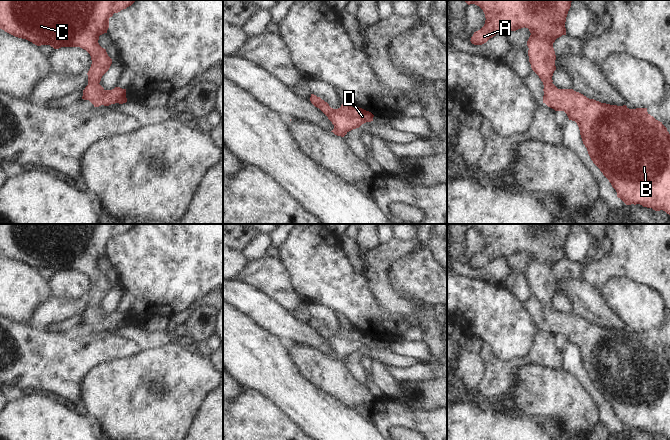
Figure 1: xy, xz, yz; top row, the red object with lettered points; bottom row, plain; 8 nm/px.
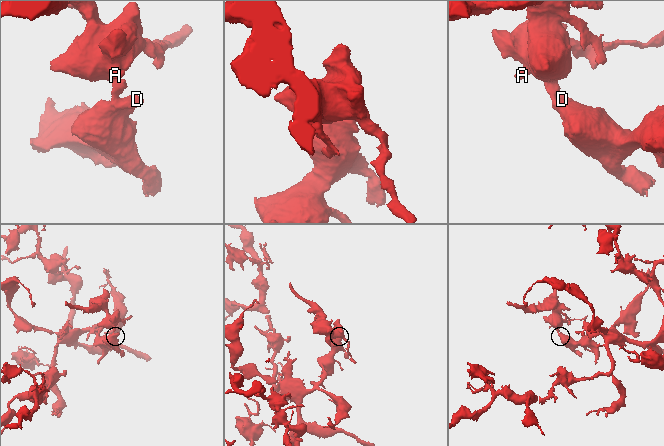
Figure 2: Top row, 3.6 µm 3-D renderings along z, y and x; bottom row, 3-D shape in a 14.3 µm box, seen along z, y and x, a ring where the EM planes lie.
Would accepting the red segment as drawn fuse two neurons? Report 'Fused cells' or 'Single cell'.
Single cell

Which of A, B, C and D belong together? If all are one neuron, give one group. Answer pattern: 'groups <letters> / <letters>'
groups A B C D

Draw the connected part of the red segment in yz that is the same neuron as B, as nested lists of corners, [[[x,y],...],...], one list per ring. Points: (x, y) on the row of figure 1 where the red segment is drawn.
[[[465,0],[465,2],[468,5],[475,4],[479,6],[483,10],[486,18],[484,26],[480,30],[474,32],[473,36],[471,37],[470,41],[474,45],[482,45],[498,33],[509,33],[510,31],[516,31],[524,27],[529,29],[531,33],[527,41],[527,46],[529,48],[528,50],[529,62],[531,64],[532,70],[539,76],[539,78],[543,82],[544,85],[543,103],[545,103],[548,107],[554,109],[555,111],[564,111],[567,114],[569,120],[575,121],[577,123],[583,144],[587,148],[591,160],[600,169],[603,175],[609,180],[612,187],[616,190],[618,198],[620,198],[626,205],[640,204],[643,207],[652,208],[655,211],[663,210],[670,215],[670,134],[667,131],[667,128],[662,124],[662,122],[656,120],[653,116],[651,116],[647,112],[647,108],[629,109],[626,105],[617,106],[617,105],[601,103],[594,99],[589,99],[583,94],[574,91],[573,89],[558,89],[552,83],[553,82],[552,76],[554,71],[556,70],[555,66],[556,55],[553,48],[553,43],[557,38],[561,37],[562,35],[566,35],[565,22],[568,11],[571,7],[572,0]]]

